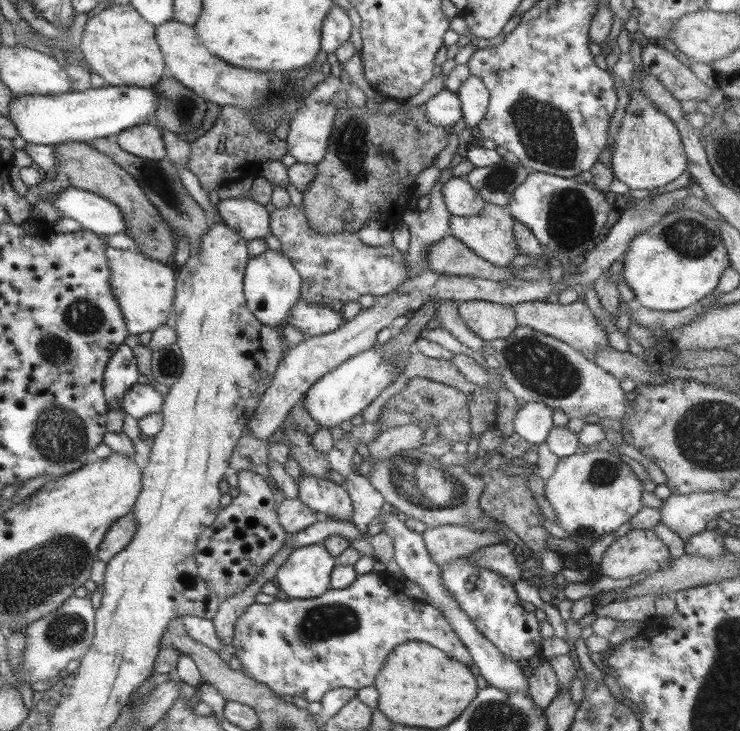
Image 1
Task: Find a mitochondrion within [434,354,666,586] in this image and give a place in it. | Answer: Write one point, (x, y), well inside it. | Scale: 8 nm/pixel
(604, 472)

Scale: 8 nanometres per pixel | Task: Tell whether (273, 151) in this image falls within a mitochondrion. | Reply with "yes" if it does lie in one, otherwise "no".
no

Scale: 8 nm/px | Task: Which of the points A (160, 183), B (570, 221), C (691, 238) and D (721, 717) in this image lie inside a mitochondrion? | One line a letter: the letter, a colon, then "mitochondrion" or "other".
A: mitochondrion
B: mitochondrion
C: mitochondrion
D: mitochondrion

